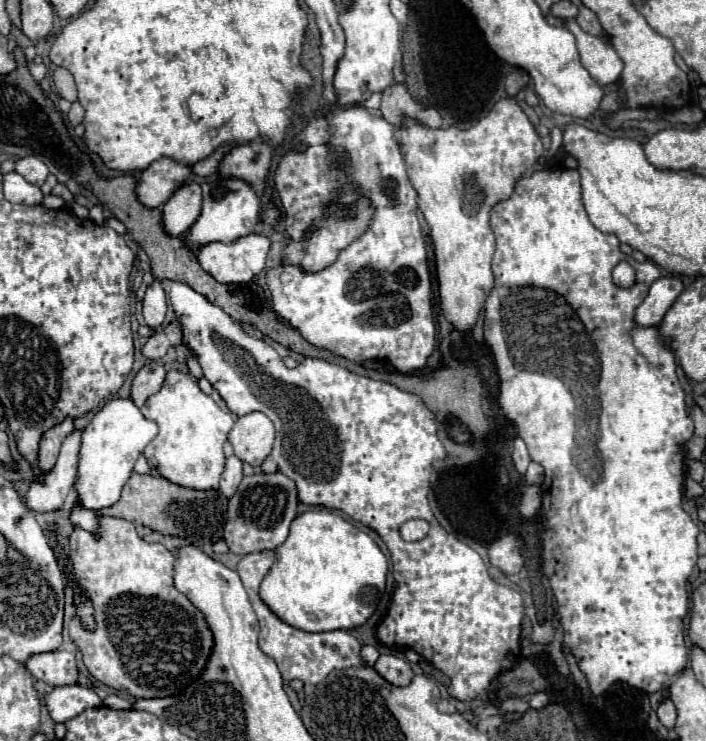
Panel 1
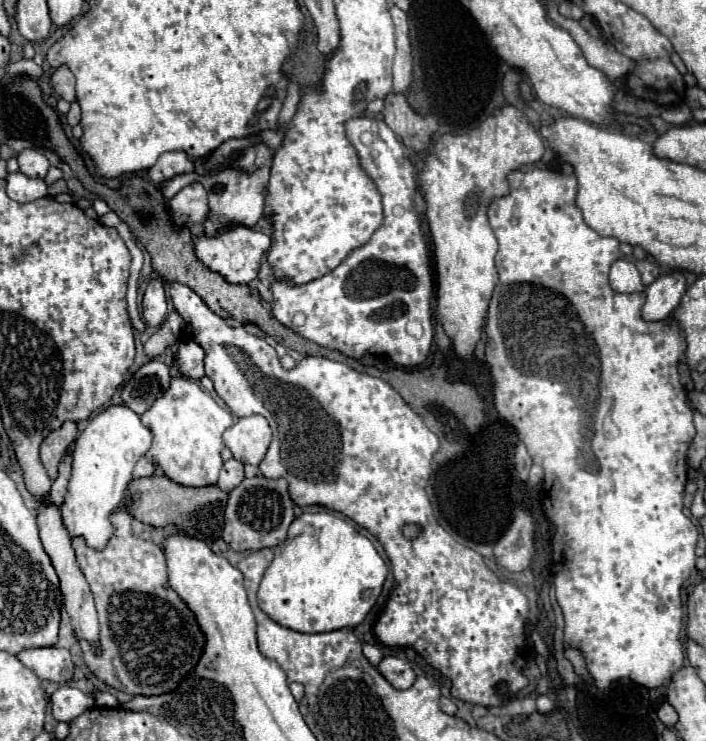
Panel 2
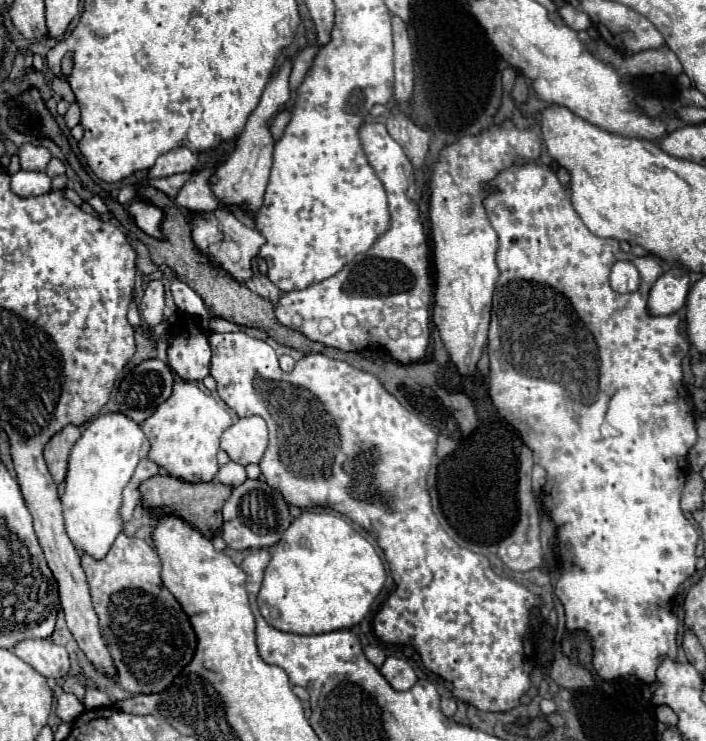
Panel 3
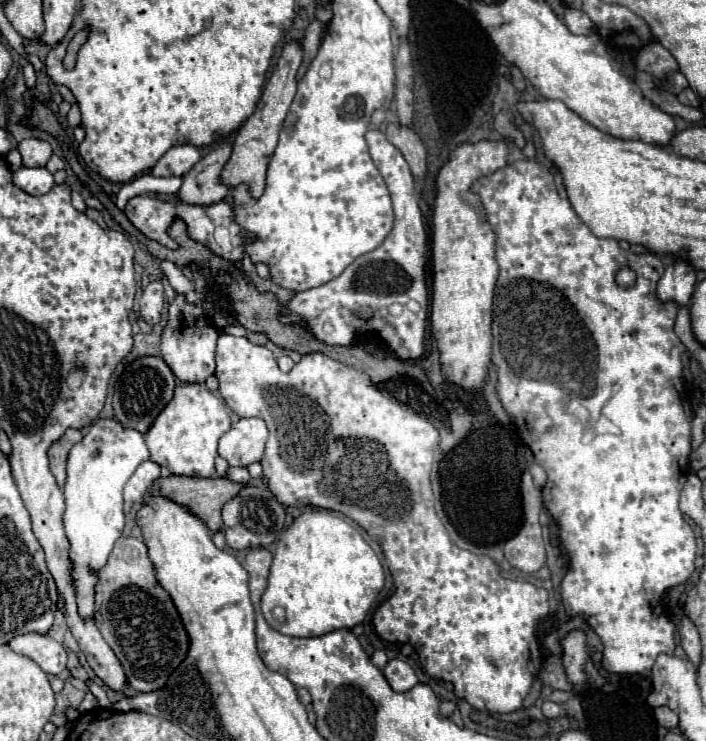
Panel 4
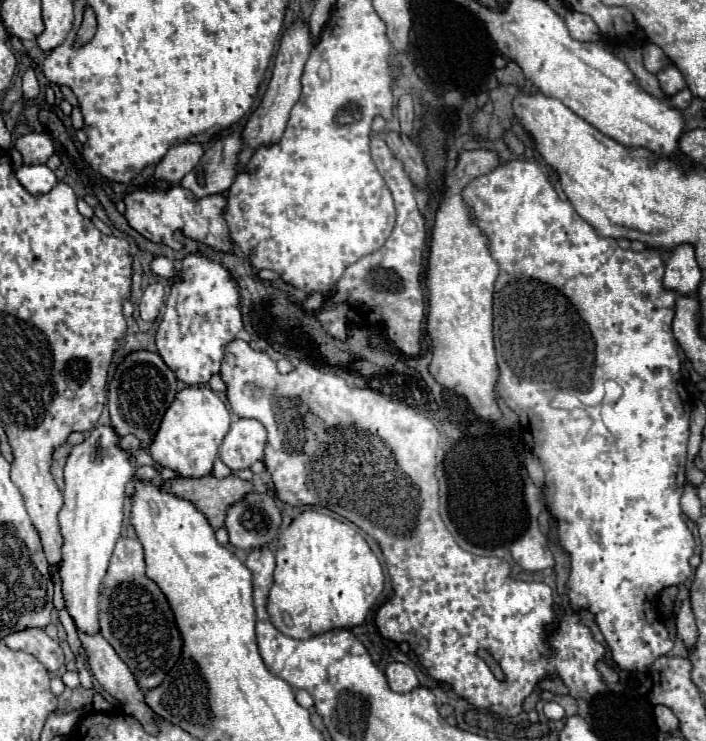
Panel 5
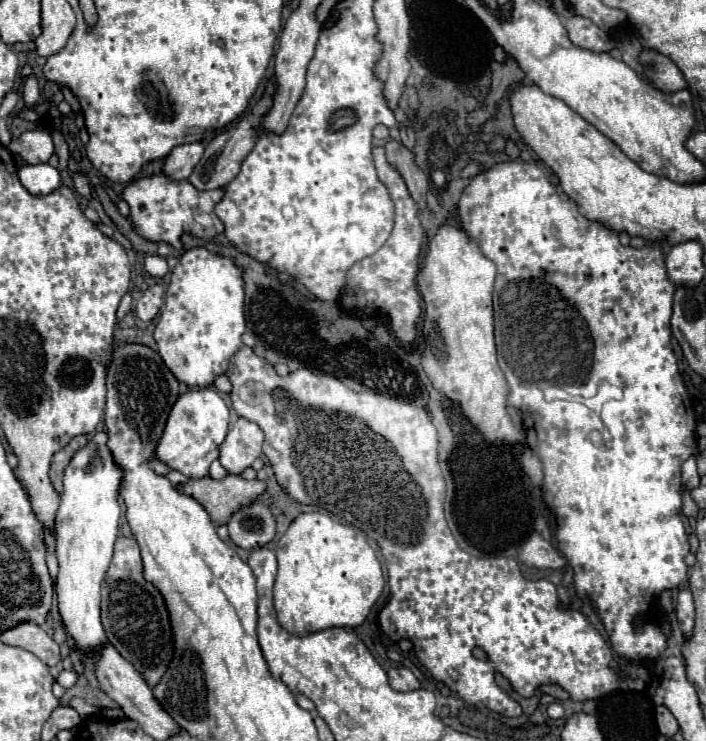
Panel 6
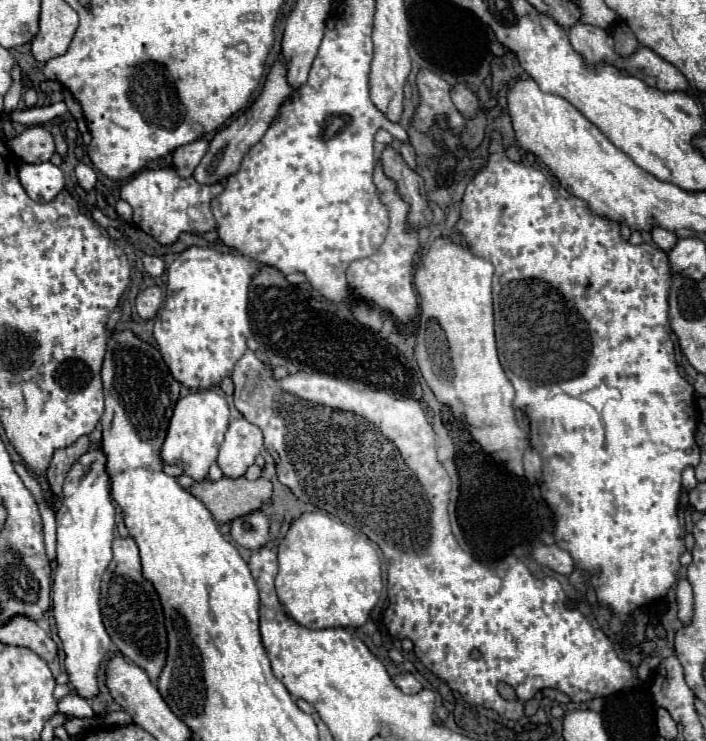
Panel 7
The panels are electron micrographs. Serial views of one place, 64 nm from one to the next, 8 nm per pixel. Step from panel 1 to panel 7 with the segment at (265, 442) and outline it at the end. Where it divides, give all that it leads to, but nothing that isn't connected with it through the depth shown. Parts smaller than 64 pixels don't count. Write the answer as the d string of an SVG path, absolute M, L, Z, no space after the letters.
M244 418L230 422L220 446L218 466L226 478L242 478L262 450L262 432Z

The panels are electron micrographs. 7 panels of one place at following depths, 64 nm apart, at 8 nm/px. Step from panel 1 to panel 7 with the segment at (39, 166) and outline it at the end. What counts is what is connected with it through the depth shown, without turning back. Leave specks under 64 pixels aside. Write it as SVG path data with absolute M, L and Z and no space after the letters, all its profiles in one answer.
M30 126L10 142L12 152L28 164L46 162L54 154L54 140L48 128L44 126Z

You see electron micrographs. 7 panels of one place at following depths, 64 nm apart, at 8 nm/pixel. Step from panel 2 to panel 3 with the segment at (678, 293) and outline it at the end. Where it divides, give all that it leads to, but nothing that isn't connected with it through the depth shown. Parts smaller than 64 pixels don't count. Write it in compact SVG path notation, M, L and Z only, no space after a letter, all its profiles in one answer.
M674 266L664 272L650 290L648 310L650 314L672 314L680 312L686 306L686 298L690 292L690 274L682 266Z

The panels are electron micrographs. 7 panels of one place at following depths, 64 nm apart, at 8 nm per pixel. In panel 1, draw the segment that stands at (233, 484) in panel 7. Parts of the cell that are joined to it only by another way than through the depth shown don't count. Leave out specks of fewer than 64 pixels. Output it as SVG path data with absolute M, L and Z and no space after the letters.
M134 472L130 480L124 484L122 498L118 500L118 504L102 512L108 516L118 516L118 518L144 524L162 534L178 536L190 544L210 548L212 542L222 538L226 502L228 500L218 490L190 490L172 484L162 476L150 476L150 474L140 476Z

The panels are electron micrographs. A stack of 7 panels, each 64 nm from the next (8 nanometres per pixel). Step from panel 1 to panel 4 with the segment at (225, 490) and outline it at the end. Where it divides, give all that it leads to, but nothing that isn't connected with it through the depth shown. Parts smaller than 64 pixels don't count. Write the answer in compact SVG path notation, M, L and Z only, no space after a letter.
M240 466L240 468L228 468L226 478L234 480L234 482L240 482L240 484L248 484L250 474L248 474L248 470L246 470L246 468L242 468L242 466Z

